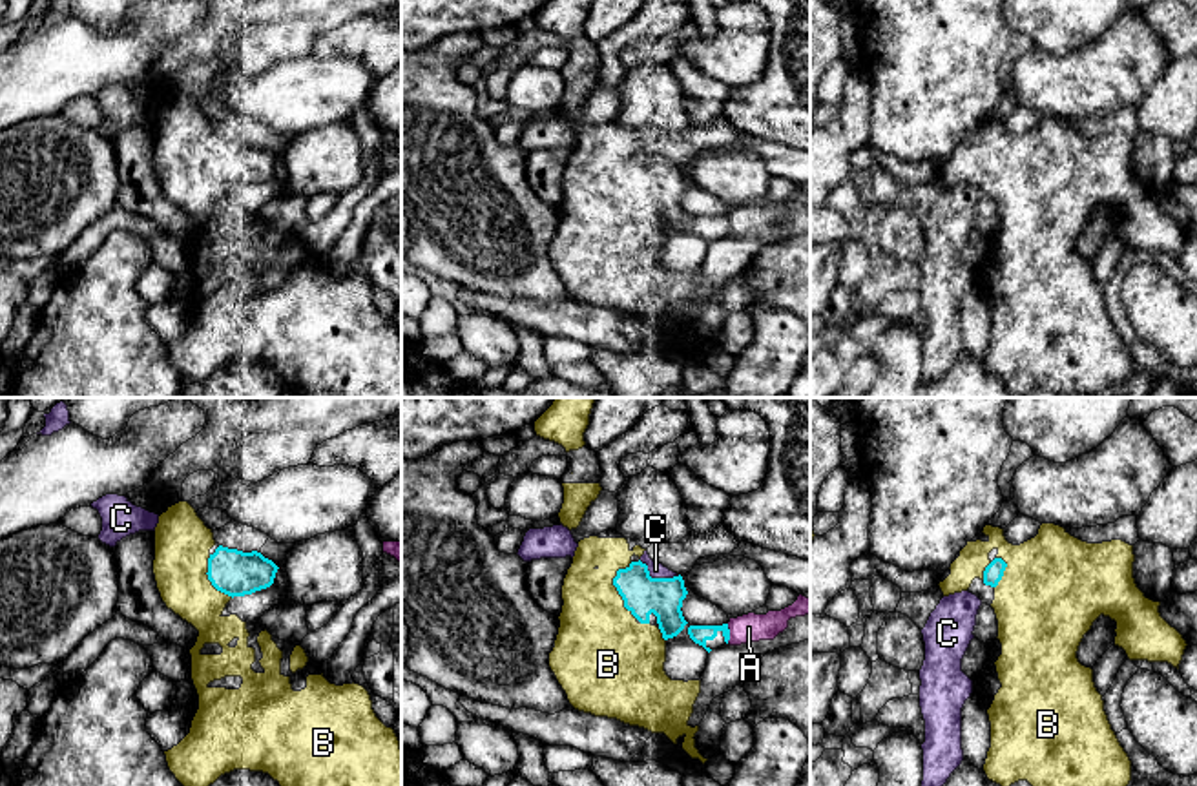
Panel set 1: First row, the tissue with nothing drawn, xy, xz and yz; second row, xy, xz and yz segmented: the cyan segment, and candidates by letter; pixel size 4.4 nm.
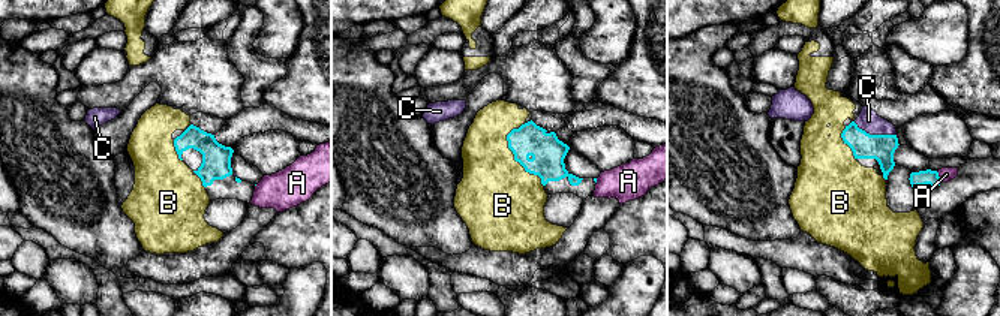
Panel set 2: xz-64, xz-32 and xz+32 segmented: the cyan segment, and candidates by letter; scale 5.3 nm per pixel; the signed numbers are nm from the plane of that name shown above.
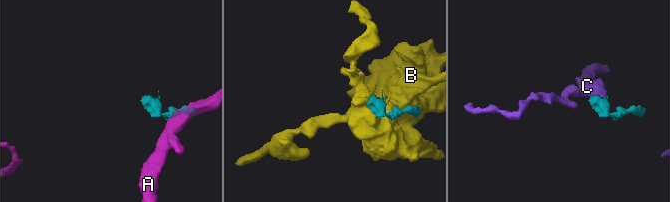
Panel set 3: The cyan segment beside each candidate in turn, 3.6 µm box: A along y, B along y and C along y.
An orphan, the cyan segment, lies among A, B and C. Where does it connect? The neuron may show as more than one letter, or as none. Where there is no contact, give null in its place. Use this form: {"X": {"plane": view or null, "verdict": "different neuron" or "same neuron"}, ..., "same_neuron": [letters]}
{"A": {"plane": "xz", "verdict": "different neuron"}, "B": {"plane": "xz", "verdict": "different neuron"}, "C": {"plane": "xz", "verdict": "same neuron"}, "same_neuron": ["C"]}

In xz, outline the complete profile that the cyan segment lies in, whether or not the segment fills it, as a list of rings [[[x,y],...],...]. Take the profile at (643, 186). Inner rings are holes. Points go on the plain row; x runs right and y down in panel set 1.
[[[648,142],[639,153],[619,160],[613,177],[624,191],[624,199],[640,213],[650,215],[650,206],[657,208],[666,237],[688,215],[682,208],[682,191],[688,182],[681,166],[650,150]]]

